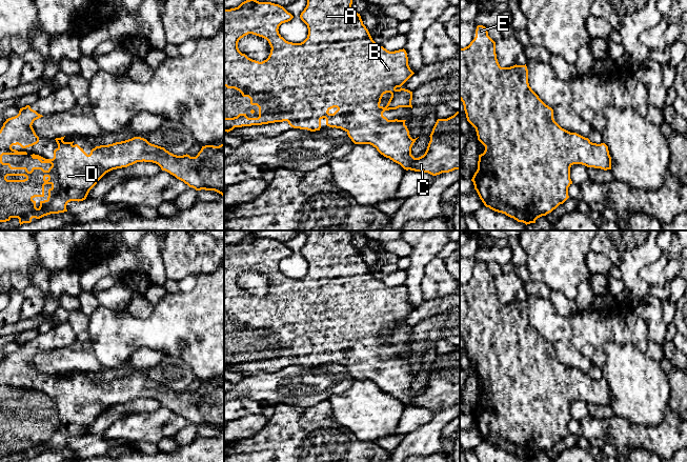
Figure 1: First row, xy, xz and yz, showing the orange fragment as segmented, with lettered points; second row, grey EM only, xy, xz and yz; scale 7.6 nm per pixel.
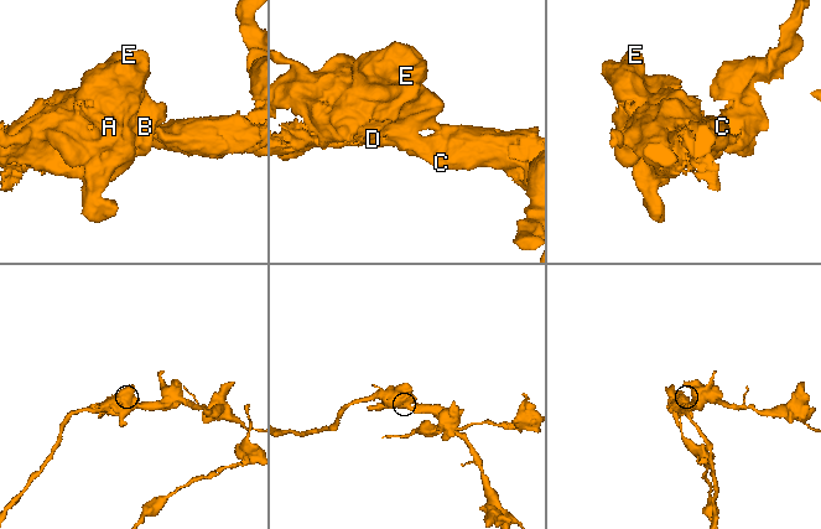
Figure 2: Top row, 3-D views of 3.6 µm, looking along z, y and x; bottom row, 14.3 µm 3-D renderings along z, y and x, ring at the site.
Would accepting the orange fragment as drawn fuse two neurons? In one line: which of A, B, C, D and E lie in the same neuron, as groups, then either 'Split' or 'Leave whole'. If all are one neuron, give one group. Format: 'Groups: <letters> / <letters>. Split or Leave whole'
Groups: A B C D E. Leave whole

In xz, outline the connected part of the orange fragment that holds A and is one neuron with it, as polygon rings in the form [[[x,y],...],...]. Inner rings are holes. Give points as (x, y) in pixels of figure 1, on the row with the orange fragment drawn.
[[[246,0],[242,2],[238,7],[224,9],[224,86],[227,88],[235,88],[239,91],[243,97],[248,97],[250,99],[251,105],[257,105],[259,107],[259,117],[258,118],[248,118],[246,114],[239,114],[234,118],[224,118],[224,132],[230,132],[235,127],[242,126],[251,126],[251,125],[262,125],[275,122],[287,121],[288,124],[294,128],[307,129],[310,132],[320,130],[321,120],[326,119],[326,125],[329,127],[341,128],[345,130],[348,137],[355,144],[370,144],[377,148],[377,150],[386,158],[389,158],[393,162],[400,164],[404,169],[428,173],[432,176],[440,175],[442,173],[449,173],[454,169],[460,170],[460,112],[457,112],[453,116],[447,119],[438,119],[432,132],[430,134],[430,141],[428,143],[425,154],[419,158],[415,158],[411,155],[411,147],[416,142],[416,139],[412,139],[409,135],[409,130],[405,125],[406,120],[388,120],[383,116],[385,111],[397,109],[399,107],[411,107],[412,92],[402,88],[401,86],[415,74],[408,65],[408,57],[406,51],[399,49],[395,52],[389,52],[380,44],[376,43],[366,26],[363,24],[360,14],[356,13],[352,7],[352,0],[307,0],[307,5],[304,11],[301,13],[301,20],[307,25],[308,35],[307,38],[301,43],[292,43],[286,41],[279,34],[279,26],[282,23],[290,21],[294,16],[288,13],[283,6],[275,4],[271,2],[259,2],[257,0]],[[252,34],[259,37],[266,39],[271,47],[268,58],[262,62],[252,60],[248,58],[245,54],[242,54],[238,48],[238,42],[244,36]],[[390,93],[391,97],[385,107],[381,106],[381,99],[384,94]]]

